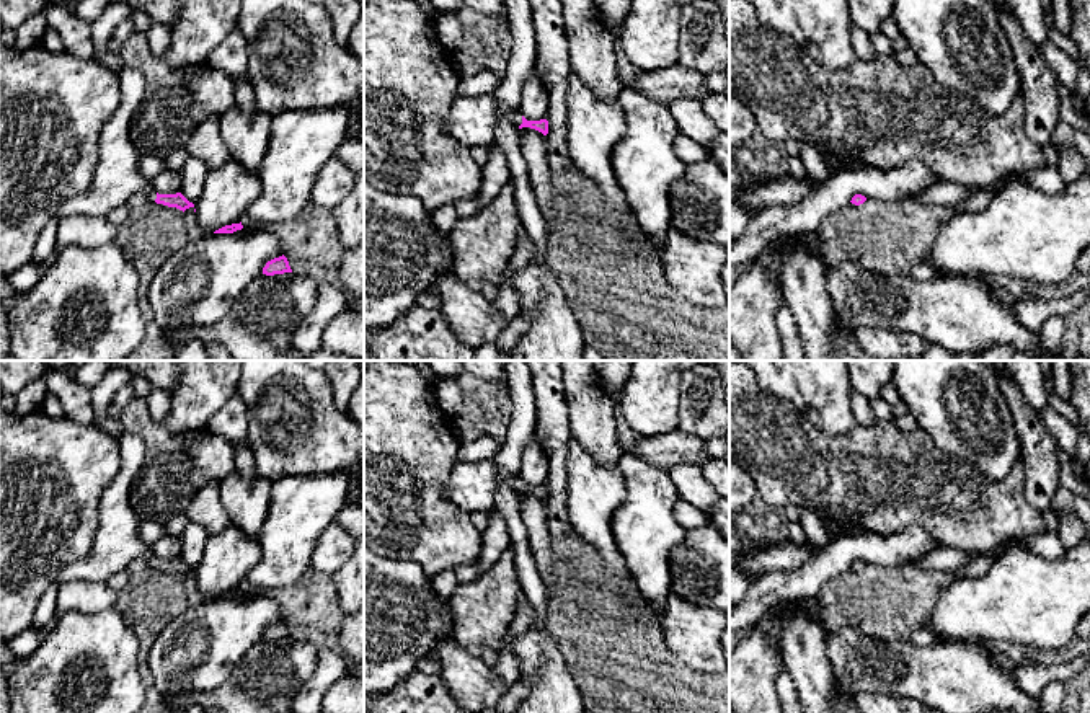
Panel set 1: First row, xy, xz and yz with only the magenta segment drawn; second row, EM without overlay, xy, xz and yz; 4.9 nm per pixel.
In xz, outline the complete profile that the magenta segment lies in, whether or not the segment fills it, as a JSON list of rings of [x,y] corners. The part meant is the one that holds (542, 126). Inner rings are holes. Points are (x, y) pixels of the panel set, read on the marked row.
[[[494,95],[459,96],[452,103],[442,129],[460,144],[486,145],[494,142],[494,127],[501,119],[516,127],[530,127],[543,135],[548,134],[548,121],[527,121],[517,109],[504,109]]]

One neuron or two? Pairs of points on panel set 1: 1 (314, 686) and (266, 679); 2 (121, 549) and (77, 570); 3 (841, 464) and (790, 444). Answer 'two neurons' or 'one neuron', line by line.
1: two neurons
2: one neuron
3: one neuron

